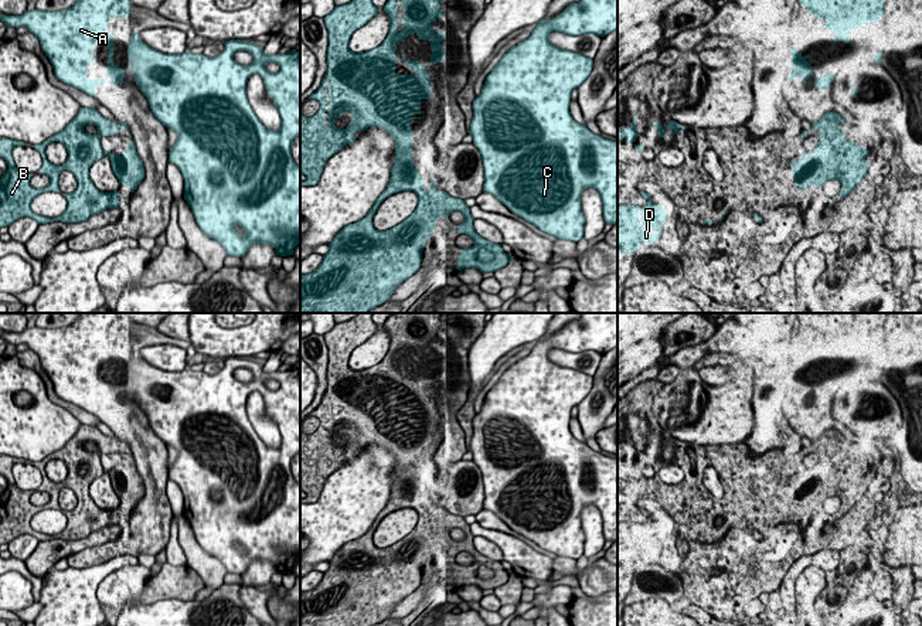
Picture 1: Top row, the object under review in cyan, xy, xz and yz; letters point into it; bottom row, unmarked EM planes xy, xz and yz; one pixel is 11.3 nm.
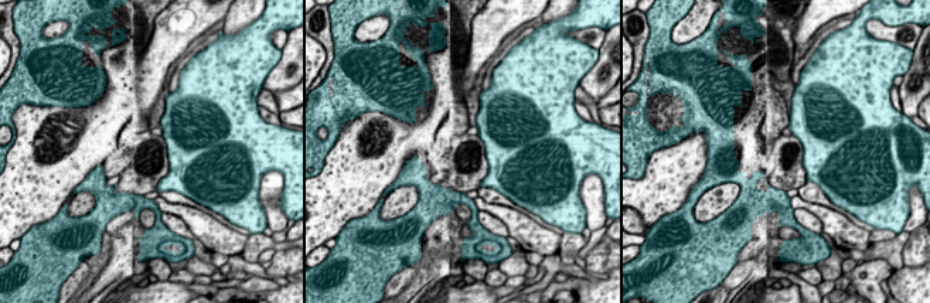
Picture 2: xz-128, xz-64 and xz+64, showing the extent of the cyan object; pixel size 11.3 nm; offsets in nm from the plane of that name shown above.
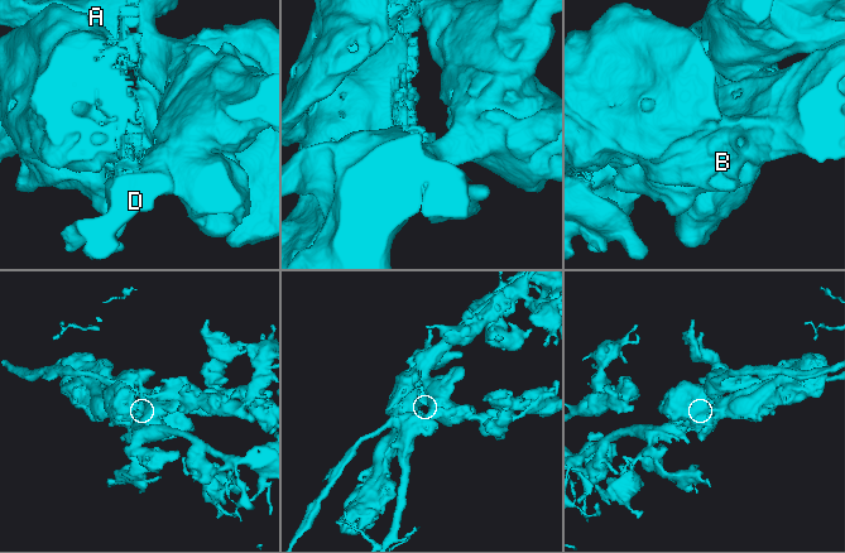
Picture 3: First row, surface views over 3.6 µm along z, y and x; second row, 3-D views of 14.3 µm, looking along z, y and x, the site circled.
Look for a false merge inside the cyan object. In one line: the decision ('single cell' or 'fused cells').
fused cells

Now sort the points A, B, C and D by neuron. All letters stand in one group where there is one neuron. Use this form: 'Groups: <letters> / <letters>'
Groups: A C D / B

